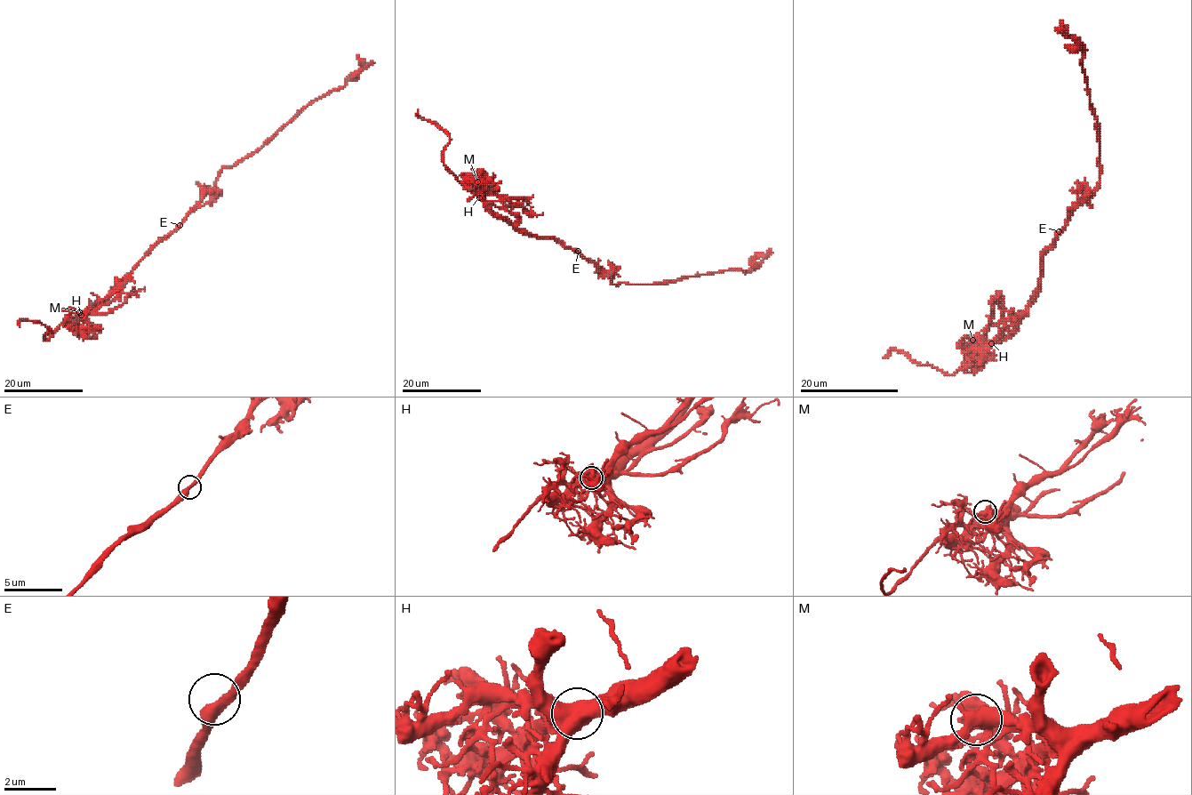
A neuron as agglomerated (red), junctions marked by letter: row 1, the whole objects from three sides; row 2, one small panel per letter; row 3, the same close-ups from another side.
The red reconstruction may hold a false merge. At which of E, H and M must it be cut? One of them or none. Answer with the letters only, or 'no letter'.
no letter

